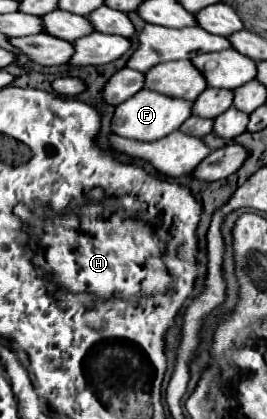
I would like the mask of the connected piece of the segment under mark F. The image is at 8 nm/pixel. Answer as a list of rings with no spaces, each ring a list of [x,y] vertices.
[[[141,89],[125,103],[117,105],[113,117],[113,131],[121,137],[129,137],[137,141],[157,141],[159,137],[167,137],[169,133],[177,131],[191,115],[193,115],[193,101],[169,97],[151,89]]]

